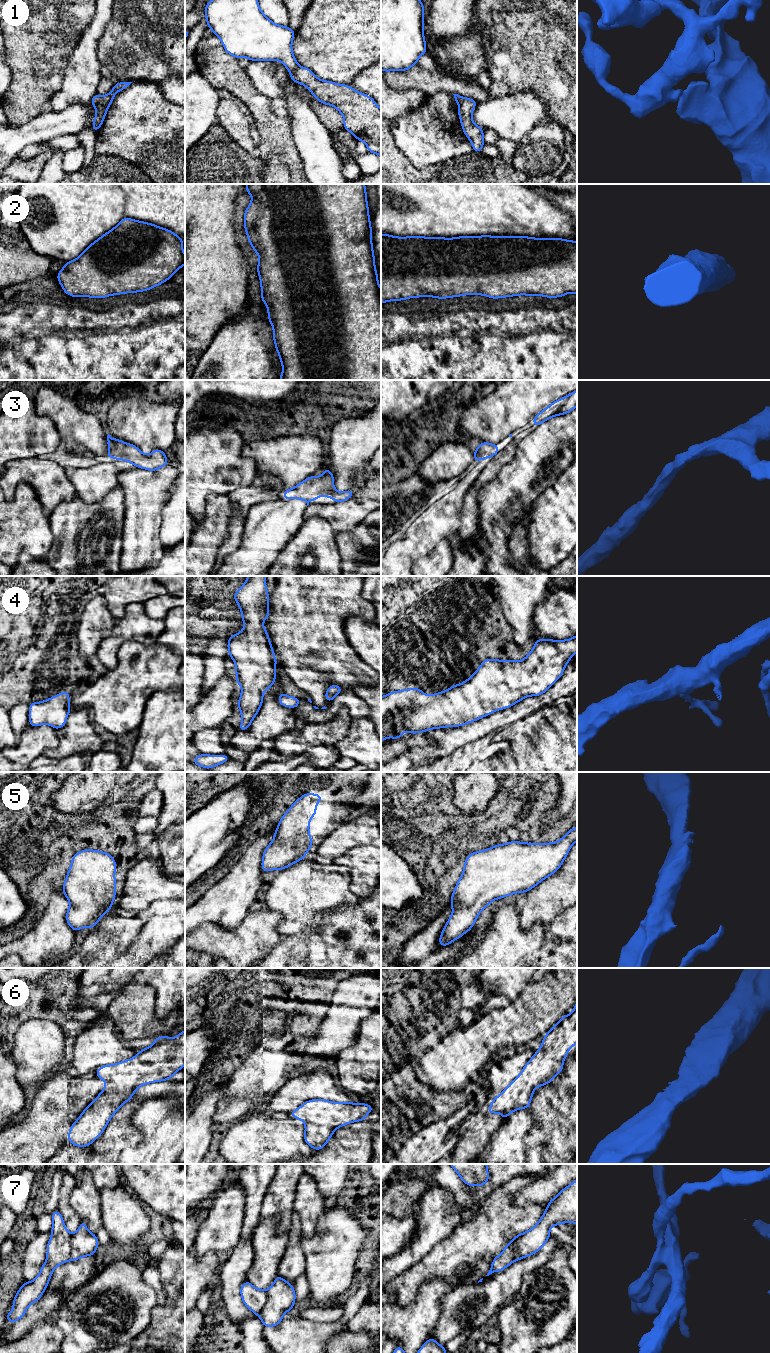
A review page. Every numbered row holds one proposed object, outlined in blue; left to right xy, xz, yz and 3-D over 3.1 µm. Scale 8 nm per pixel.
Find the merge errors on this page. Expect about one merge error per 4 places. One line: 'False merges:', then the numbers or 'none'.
False merges: 1, 7

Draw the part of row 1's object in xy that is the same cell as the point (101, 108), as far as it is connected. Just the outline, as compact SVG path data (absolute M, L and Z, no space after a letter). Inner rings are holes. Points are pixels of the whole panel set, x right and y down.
M119 82L114 84L112 91L102 97L101 101L95 106L96 107L96 115L94 117L92 129L96 133L100 128L105 119L106 112L113 101L113 98L116 93L121 90L126 89L132 82Z

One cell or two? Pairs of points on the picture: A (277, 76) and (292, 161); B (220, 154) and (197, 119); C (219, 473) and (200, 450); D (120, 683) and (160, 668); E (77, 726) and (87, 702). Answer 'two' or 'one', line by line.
A: two
B: two
C: one
D: one
E: two

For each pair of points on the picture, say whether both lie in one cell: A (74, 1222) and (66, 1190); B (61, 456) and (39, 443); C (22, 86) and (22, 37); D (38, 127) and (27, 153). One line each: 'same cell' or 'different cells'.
A: same cell
B: different cells
C: same cell
D: different cells

